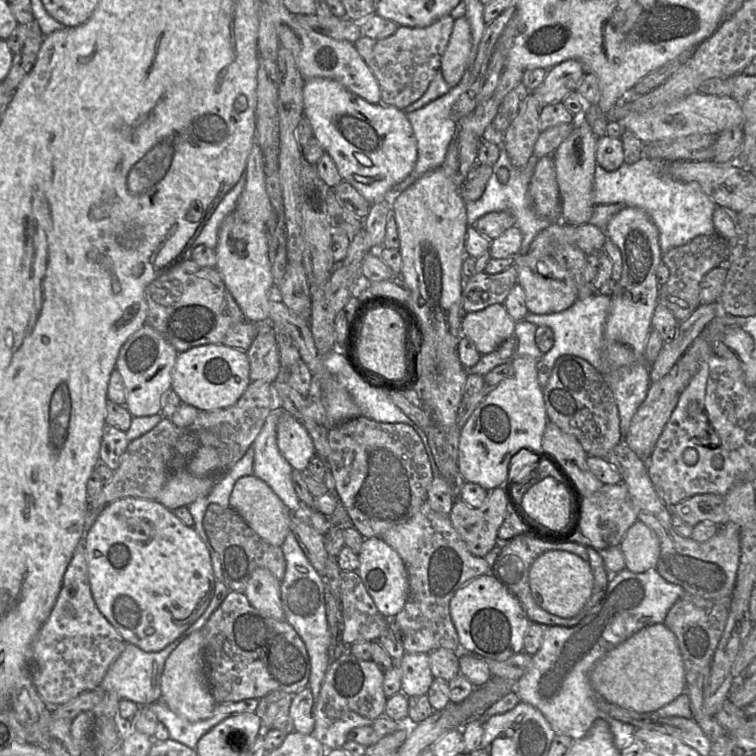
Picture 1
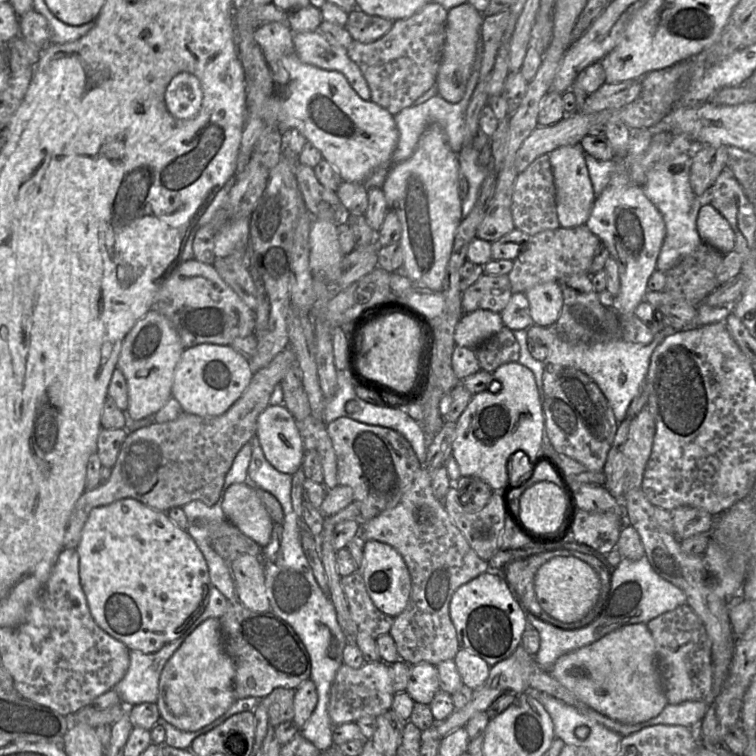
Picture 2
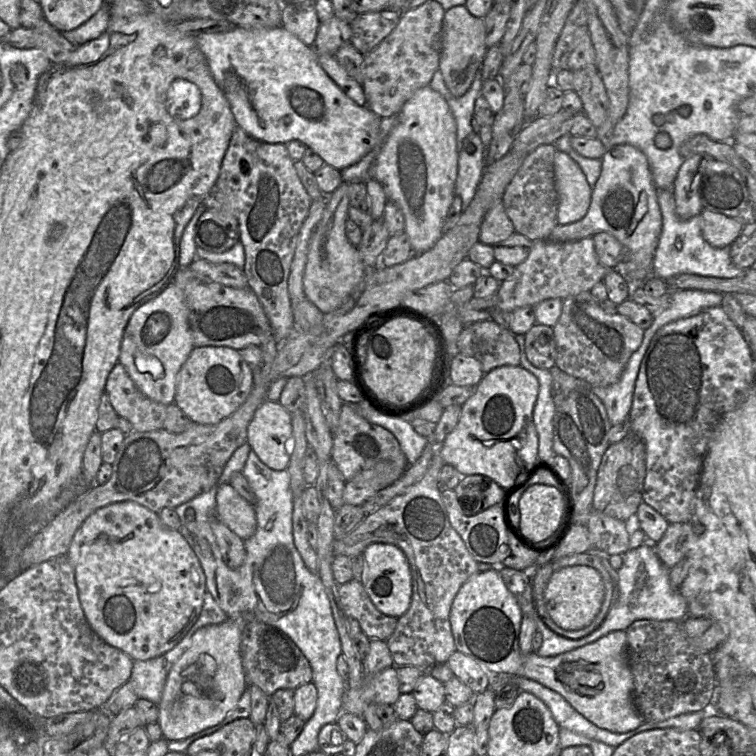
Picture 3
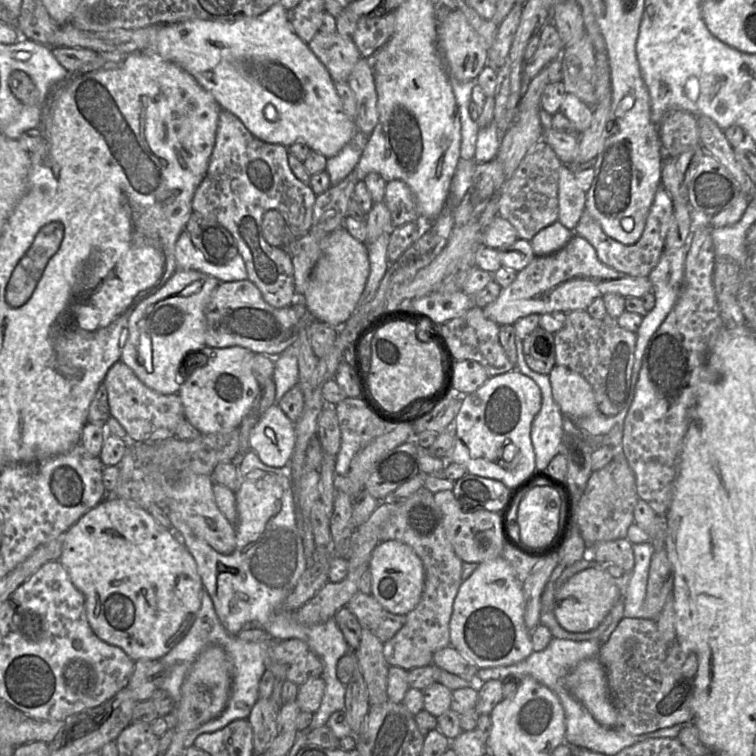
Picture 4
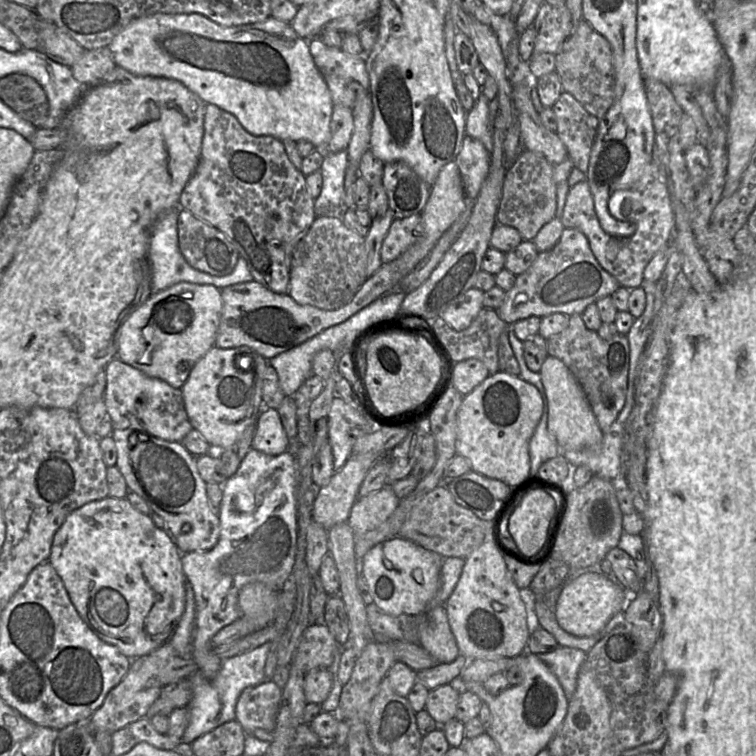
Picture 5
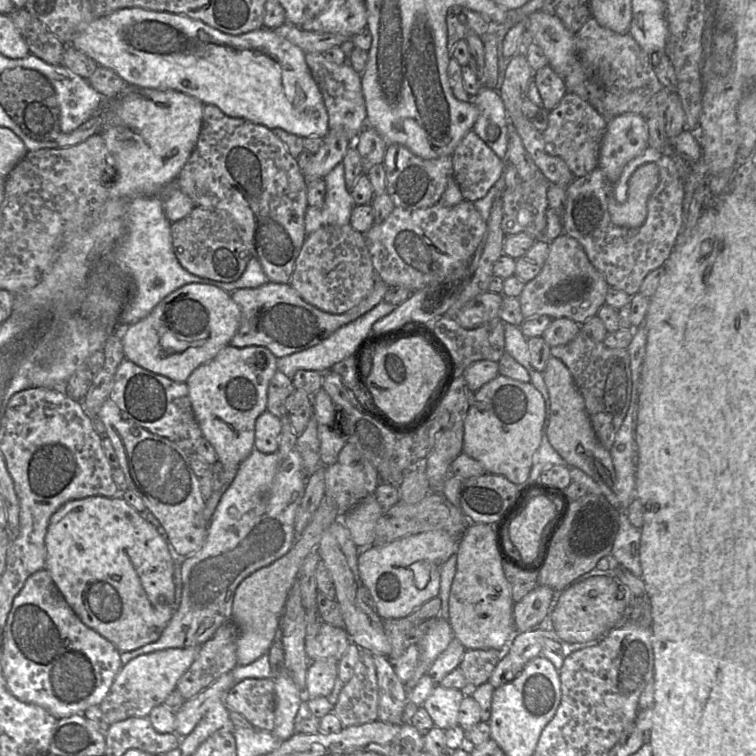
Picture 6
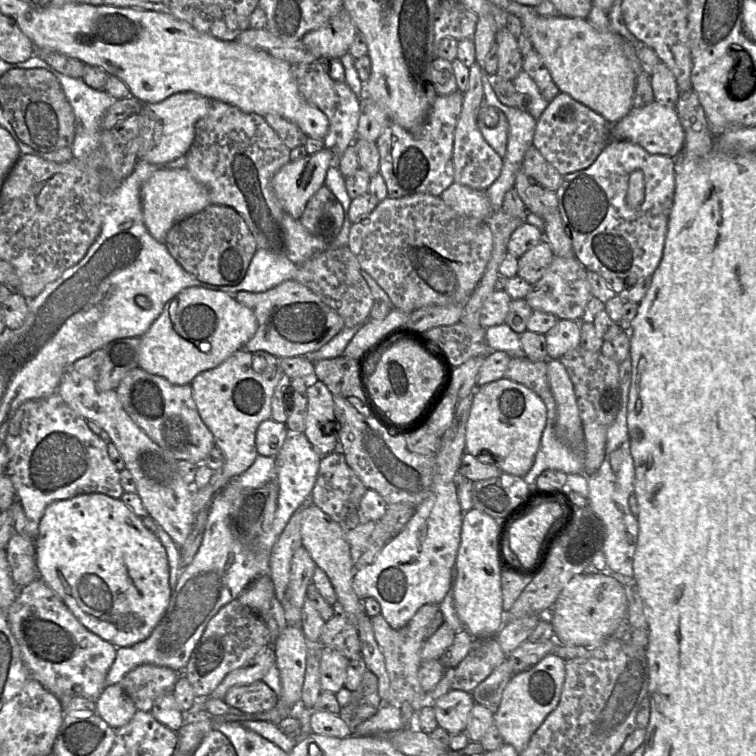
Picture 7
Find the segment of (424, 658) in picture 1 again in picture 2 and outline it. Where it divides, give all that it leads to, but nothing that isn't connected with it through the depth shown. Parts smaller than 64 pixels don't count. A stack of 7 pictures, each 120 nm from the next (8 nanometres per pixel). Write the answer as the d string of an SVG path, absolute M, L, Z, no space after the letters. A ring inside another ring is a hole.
M421 662L410 665L410 678L406 692L414 702L430 705L440 690L437 665Z

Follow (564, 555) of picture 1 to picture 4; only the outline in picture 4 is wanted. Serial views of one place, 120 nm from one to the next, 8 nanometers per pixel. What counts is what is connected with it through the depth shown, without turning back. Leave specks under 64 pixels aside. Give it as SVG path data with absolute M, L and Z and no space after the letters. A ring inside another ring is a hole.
M584 569L569 578L558 590L554 614L558 623L569 632L588 632L599 626L621 597L618 579L606 570Z

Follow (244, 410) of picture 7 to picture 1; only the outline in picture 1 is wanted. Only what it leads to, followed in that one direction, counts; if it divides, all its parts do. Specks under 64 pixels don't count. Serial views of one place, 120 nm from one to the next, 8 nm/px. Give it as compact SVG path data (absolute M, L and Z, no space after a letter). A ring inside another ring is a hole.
M223 343L204 344L178 353L171 376L171 389L182 403L199 411L212 411L234 405L250 382L250 364L246 352Z

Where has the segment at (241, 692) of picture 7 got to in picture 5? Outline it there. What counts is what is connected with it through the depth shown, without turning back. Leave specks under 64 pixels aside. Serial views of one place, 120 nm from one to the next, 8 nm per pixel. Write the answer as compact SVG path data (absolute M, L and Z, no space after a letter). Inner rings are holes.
M268 679L242 691L236 703L235 720L247 735L251 735L256 729L273 733L282 703L283 689L272 679Z

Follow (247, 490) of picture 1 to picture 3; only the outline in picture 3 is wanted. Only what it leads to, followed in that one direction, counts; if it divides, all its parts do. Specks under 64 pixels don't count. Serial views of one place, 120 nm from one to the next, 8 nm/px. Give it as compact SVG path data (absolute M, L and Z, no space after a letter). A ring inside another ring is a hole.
M229 483L217 486L217 517L240 538L252 537L257 529L254 506Z

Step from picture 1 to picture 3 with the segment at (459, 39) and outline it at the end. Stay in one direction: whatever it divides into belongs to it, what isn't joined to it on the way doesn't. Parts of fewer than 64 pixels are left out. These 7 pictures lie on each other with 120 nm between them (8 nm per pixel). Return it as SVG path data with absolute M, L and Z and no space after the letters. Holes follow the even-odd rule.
M465 5L454 6L446 10L442 24L439 70L448 90L455 97L461 97L469 90L477 71L481 69L488 51L485 38L484 19L473 16Z

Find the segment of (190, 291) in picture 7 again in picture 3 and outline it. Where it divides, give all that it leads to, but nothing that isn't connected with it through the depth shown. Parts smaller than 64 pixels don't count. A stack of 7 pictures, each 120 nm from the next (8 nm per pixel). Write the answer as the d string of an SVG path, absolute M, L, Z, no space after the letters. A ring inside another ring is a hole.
M195 259L188 267L209 277L216 283L237 289L248 288L248 280L243 269L234 264L211 263L204 259ZM172 282L130 316L122 337L119 363L146 397L169 405L175 401L178 373L193 348L185 296Z

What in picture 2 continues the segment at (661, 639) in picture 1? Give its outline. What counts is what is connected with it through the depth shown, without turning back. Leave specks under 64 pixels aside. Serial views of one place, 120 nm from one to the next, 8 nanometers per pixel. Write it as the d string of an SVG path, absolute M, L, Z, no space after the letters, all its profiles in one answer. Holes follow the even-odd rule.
M645 623L623 626L593 644L562 655L548 672L590 708L620 723L645 722L668 704L658 671L655 642Z

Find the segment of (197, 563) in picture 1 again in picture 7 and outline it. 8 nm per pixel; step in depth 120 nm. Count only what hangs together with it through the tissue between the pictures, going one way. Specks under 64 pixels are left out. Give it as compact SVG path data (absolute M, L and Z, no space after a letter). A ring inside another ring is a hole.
M86 493L52 502L46 507L41 518L38 536L35 539L34 545L36 550L36 564L40 578L58 594L83 626L105 641L110 642L115 647L130 647L147 639L168 608L172 589L169 583L170 567L166 549L154 532L148 529L142 519L120 498L116 499L103 493Z

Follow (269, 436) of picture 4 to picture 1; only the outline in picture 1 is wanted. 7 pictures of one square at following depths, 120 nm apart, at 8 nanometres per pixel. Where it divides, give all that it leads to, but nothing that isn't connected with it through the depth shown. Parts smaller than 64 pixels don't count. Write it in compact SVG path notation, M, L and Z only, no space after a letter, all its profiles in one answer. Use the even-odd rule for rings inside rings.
M284 412L277 424L277 445L291 467L303 471L316 455L312 439L301 422Z

